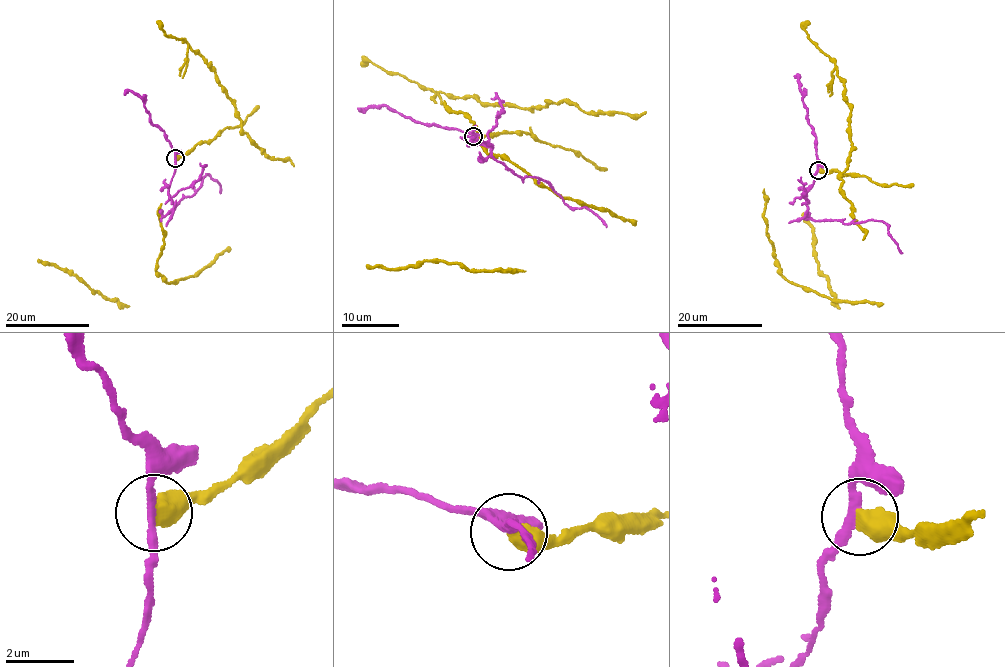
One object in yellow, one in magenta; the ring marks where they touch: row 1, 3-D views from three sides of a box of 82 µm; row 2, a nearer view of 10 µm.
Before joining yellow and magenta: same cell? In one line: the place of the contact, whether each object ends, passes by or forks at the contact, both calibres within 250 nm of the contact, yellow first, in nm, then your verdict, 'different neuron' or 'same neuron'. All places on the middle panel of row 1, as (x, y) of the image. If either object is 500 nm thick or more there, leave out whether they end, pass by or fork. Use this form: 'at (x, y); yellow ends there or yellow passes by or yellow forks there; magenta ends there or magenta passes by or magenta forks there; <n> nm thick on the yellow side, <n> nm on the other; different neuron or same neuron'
at (473, 136); 650 nm thick on the yellow side, 220 nm on the other; different neuron

